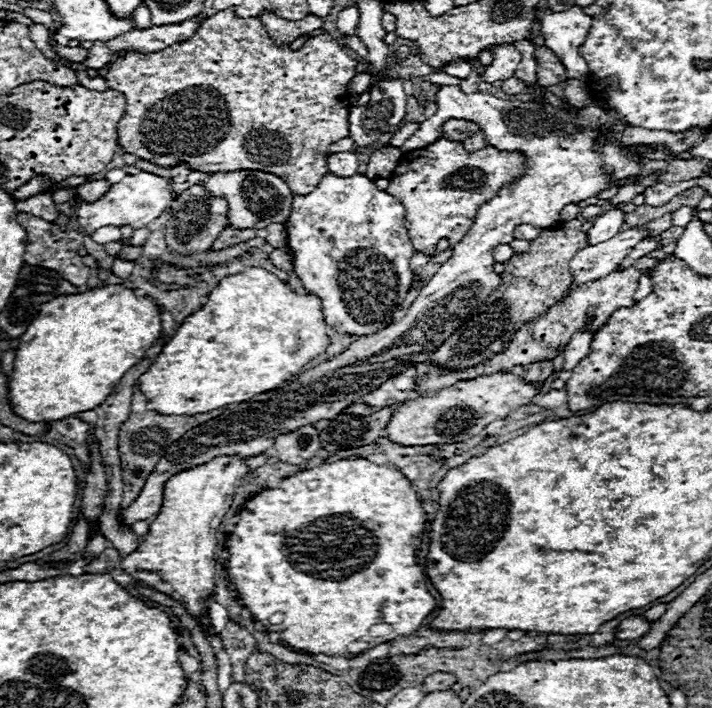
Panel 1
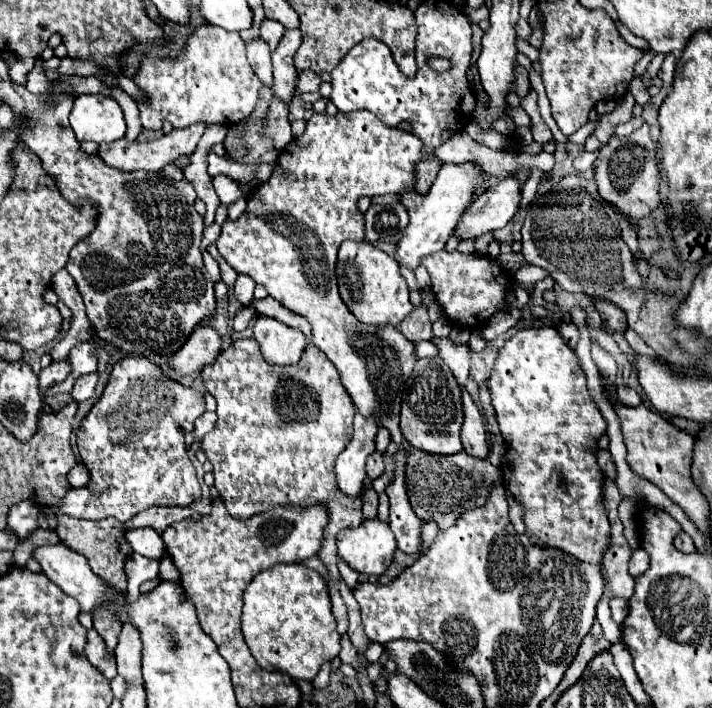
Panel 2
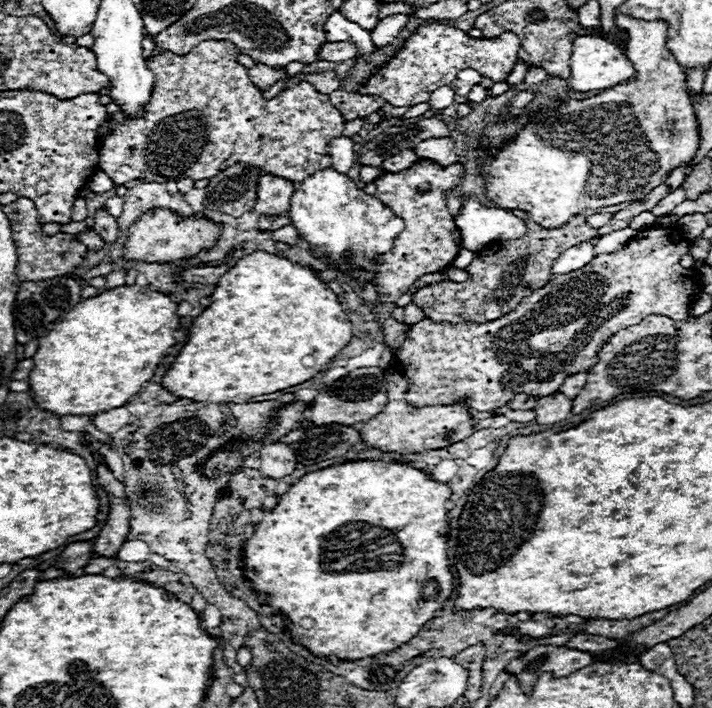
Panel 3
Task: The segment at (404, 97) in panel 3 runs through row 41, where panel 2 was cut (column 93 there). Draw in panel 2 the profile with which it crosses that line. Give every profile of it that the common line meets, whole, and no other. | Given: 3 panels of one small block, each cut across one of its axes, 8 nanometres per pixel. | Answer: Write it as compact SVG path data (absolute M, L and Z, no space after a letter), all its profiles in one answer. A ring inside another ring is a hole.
M122 358L114 364L102 398L80 424L78 450L90 470L90 482L66 494L62 512L88 520L114 516L120 522L128 522L150 506L188 506L196 502L200 484L186 454L184 434L194 430L194 420L204 410L200 392L166 378L148 358Z

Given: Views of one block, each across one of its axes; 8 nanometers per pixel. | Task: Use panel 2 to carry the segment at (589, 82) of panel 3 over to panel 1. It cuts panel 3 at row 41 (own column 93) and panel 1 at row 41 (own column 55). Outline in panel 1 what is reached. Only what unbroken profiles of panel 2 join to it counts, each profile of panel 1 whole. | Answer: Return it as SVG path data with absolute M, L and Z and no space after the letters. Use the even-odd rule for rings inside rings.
M572 6L566 12L552 12L550 8L536 10L536 20L546 38L546 46L562 60L568 78L586 80L588 66L578 54L578 46L586 40L592 18L582 12L580 6Z

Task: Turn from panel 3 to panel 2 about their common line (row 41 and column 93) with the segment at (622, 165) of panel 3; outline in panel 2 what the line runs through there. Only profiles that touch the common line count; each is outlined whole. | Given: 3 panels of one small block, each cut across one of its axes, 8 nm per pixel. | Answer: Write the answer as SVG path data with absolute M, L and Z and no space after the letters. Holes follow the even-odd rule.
M96 630L88 632L88 644L86 644L86 658L88 662L98 668L108 680L112 680L118 672L116 672L116 662L114 656L106 650L106 644L102 642L102 638L98 636Z

